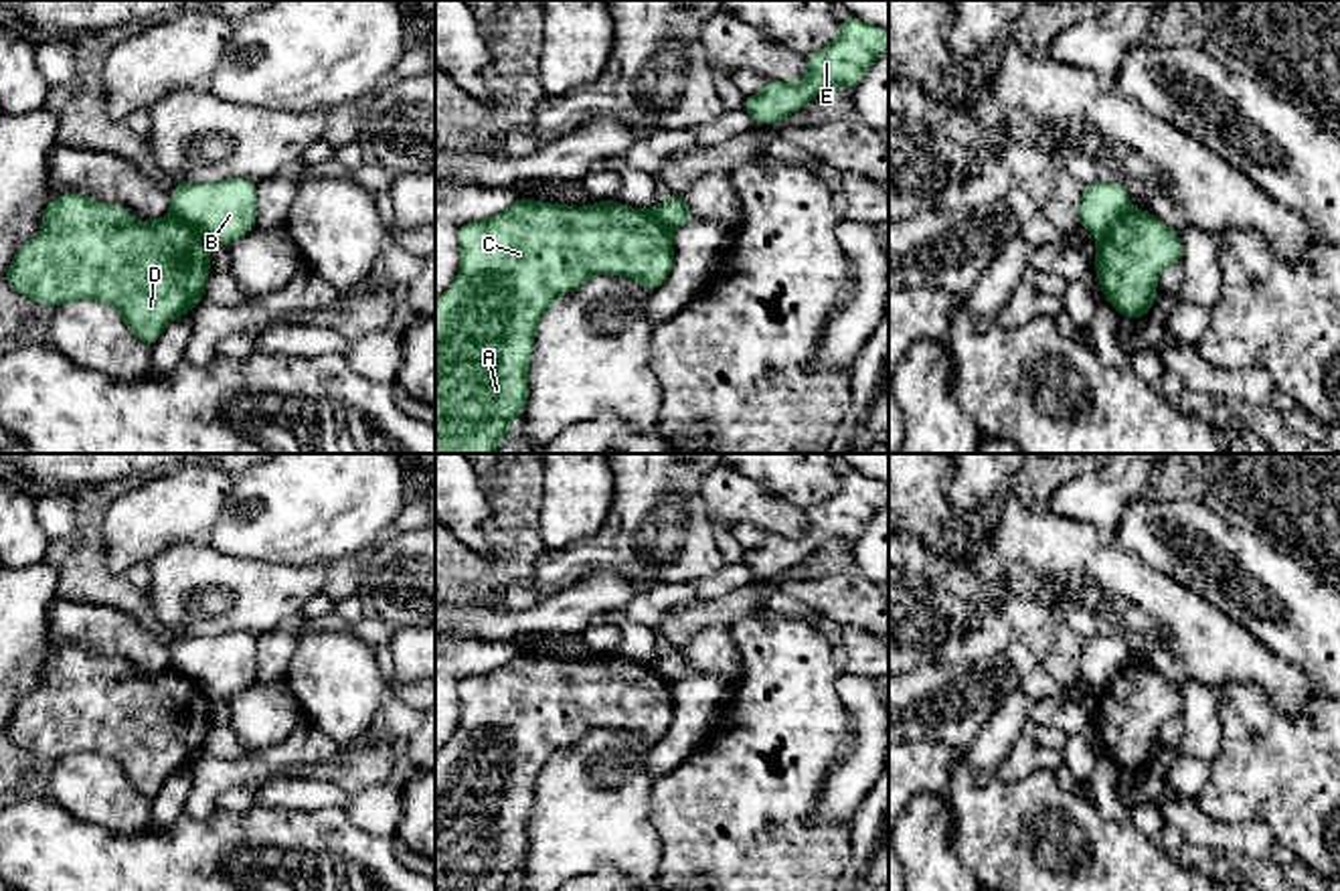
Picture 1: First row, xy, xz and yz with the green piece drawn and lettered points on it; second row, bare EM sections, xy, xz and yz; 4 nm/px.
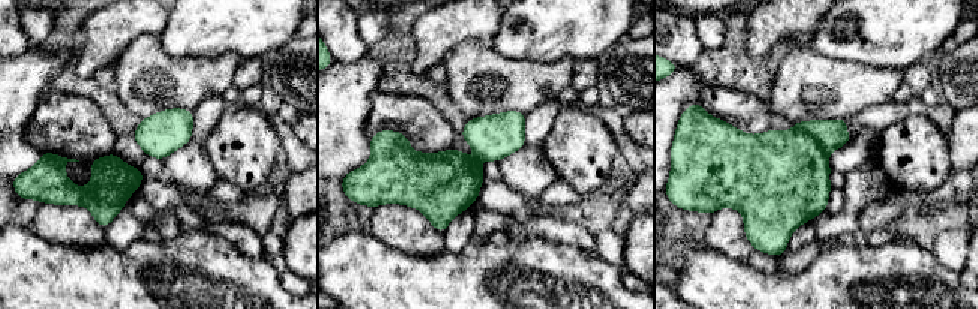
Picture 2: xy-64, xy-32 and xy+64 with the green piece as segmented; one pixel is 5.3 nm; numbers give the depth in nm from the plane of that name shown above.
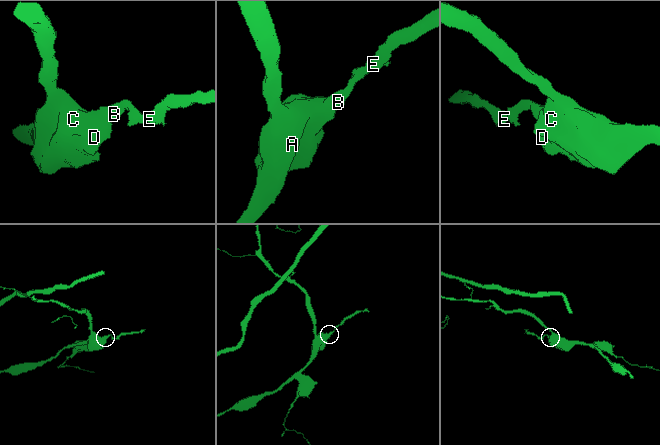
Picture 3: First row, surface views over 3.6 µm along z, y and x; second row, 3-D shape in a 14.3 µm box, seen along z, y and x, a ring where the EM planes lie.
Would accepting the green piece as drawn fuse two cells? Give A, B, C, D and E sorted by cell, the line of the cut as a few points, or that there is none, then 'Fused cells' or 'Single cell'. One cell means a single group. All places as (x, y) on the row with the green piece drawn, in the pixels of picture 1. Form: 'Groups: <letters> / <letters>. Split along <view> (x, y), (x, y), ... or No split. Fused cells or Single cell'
Groups: A C D / B E. Split along xy (173, 211), (187, 219), (209, 246). Fused cells

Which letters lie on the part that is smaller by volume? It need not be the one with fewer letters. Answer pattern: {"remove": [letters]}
{"remove": ["B", "E"]}

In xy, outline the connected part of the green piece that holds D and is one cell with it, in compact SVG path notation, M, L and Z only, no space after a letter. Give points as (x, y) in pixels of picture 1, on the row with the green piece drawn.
M63 194L47 202L40 233L20 245L4 275L14 292L53 308L69 300L101 300L152 348L170 320L202 302L211 275L208 249L200 231L174 213L140 223L117 205Z

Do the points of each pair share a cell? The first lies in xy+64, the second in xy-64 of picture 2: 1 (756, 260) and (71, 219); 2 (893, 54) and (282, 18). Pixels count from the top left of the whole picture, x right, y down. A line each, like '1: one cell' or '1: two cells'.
1: one cell
2: one cell

